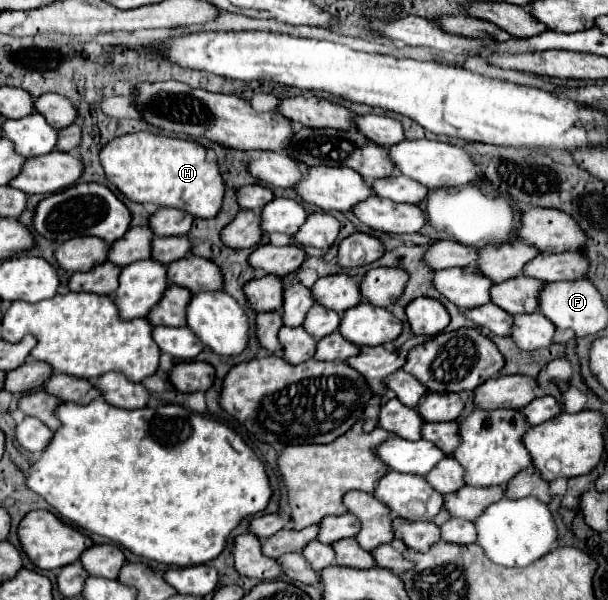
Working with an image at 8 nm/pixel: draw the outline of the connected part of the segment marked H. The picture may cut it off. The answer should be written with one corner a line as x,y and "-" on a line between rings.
139,131
115,137
101,149
99,157
107,179
131,201
177,207
201,219
213,219
221,211
225,183
219,163
209,159
207,147
197,141

